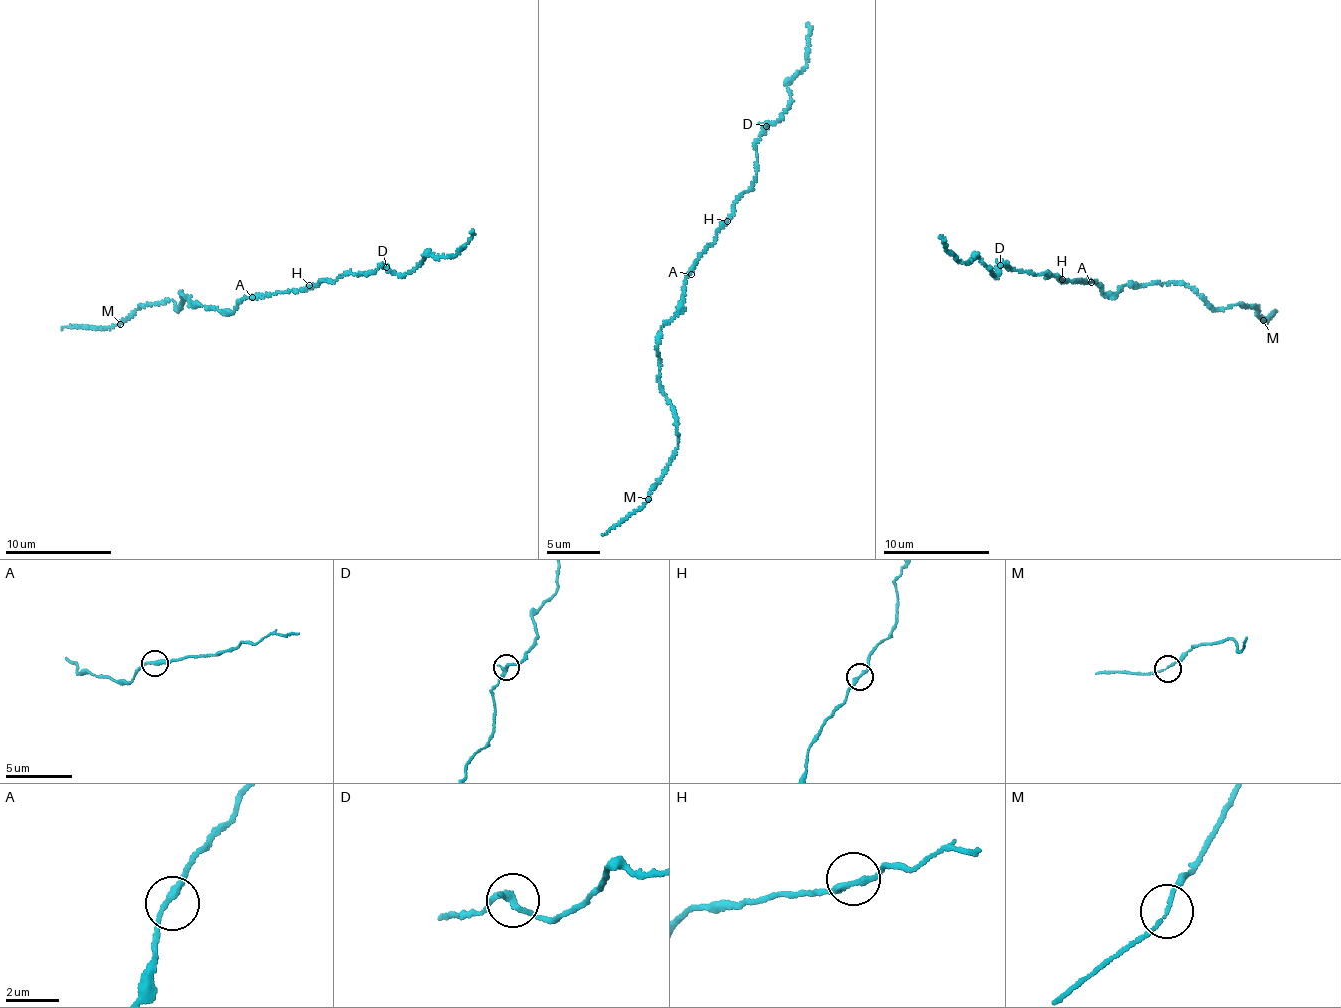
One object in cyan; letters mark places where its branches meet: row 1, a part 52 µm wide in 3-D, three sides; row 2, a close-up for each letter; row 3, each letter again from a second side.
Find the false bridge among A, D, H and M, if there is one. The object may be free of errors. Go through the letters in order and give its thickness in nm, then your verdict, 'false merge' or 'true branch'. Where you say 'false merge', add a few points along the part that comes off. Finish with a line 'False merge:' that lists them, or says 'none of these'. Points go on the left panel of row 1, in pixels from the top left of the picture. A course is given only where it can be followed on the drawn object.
A: 240 nm thick; true branch
D: 240 nm thick; true branch
H: 240 nm thick; true branch
M: 130 nm thick; true branch
False merge: none of these

